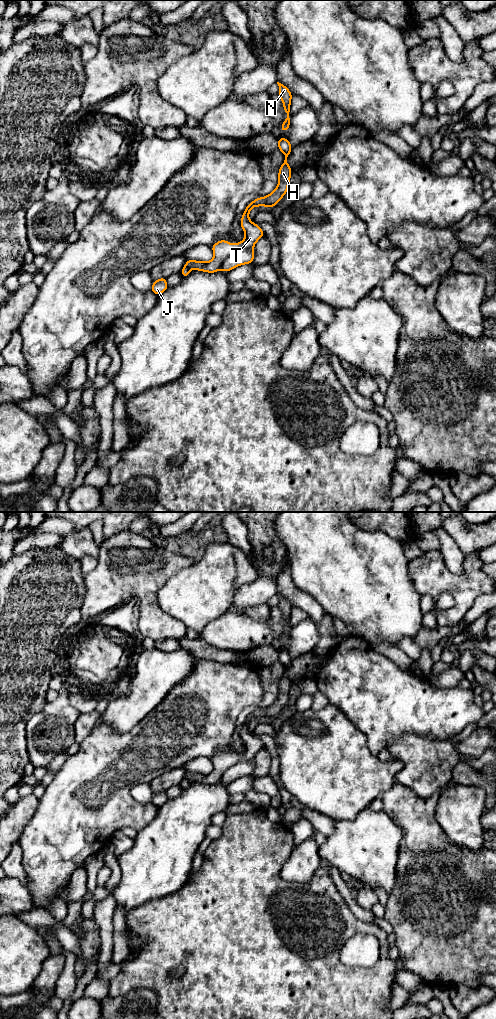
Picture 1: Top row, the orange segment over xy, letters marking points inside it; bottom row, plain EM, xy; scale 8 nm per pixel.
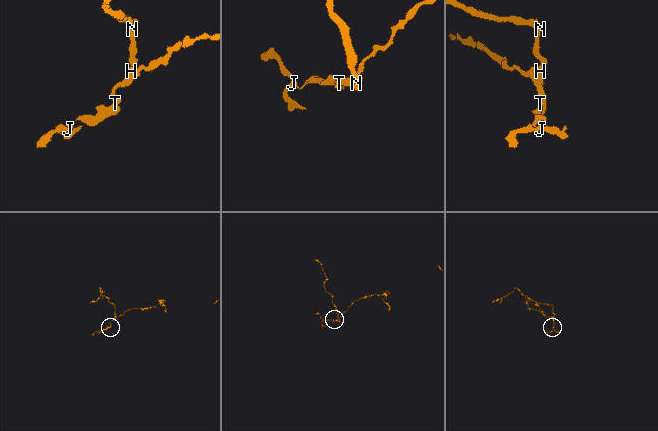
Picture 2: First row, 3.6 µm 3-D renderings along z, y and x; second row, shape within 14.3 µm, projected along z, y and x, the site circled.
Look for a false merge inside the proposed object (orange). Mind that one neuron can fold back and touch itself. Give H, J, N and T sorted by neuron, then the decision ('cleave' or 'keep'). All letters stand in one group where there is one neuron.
H J N / T | cleave

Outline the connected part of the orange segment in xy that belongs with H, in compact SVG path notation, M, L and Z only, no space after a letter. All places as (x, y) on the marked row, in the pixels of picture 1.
M278 138L278 149L283 152L285 160L279 169L279 183L277 189L270 193L268 196L257 198L252 201L252 204L250 205L250 210L255 206L260 207L264 205L267 208L276 206L288 190L292 169L287 162L287 157L291 153L292 146L287 138Z

